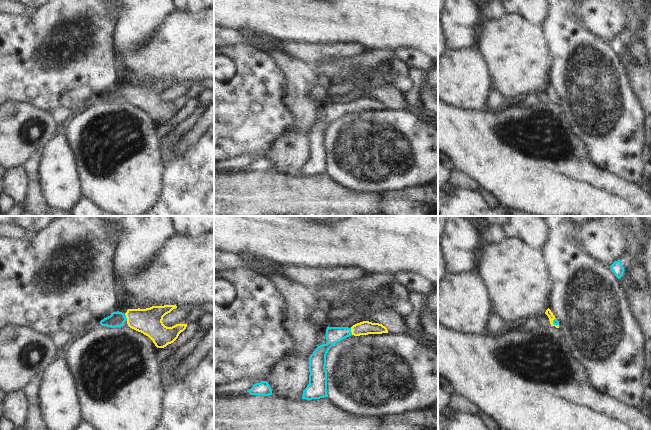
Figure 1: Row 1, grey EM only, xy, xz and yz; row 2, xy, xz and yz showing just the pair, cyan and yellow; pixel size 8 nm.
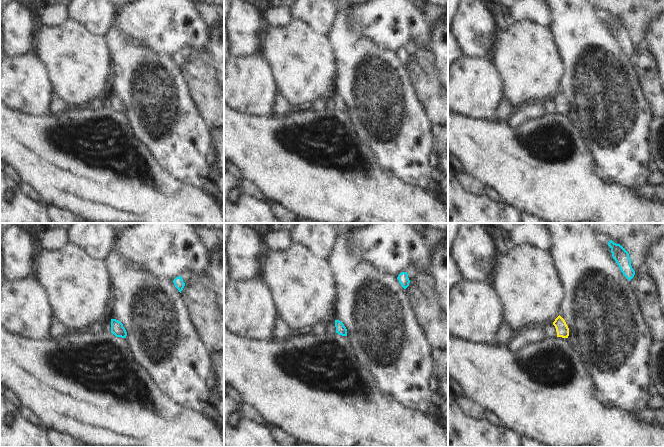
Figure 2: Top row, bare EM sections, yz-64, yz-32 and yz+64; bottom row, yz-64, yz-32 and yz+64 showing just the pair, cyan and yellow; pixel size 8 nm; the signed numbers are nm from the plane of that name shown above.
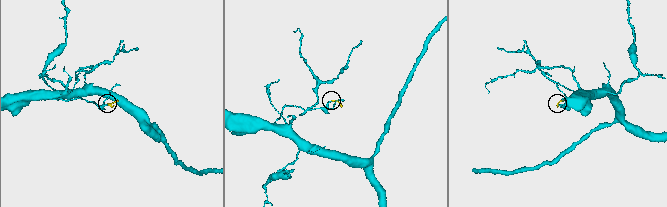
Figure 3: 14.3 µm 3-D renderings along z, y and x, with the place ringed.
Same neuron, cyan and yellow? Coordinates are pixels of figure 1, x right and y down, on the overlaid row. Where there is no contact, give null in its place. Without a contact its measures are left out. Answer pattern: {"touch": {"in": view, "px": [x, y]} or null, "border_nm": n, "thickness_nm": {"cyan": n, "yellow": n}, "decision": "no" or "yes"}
{"touch": {"in": "xz", "px": [350, 331]}, "border_nm": 60, "thickness_nm": {"cyan": 130, "yellow": 110}, "decision": "yes"}

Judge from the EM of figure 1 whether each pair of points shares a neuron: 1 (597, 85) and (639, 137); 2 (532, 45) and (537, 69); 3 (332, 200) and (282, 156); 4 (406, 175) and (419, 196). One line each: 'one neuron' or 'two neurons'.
1: one neuron
2: one neuron
3: two neurons
4: two neurons

